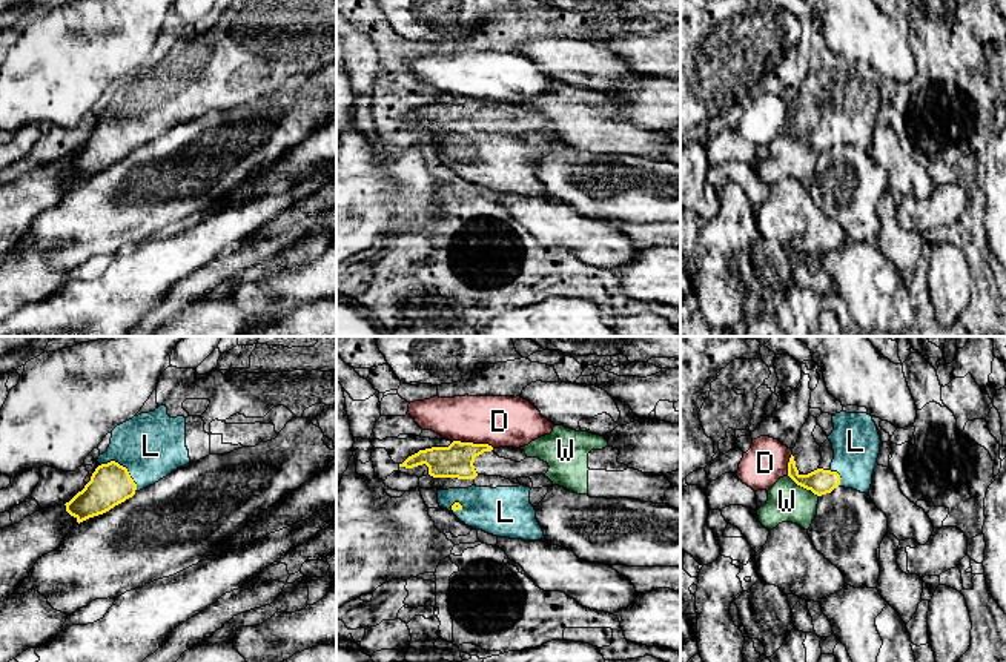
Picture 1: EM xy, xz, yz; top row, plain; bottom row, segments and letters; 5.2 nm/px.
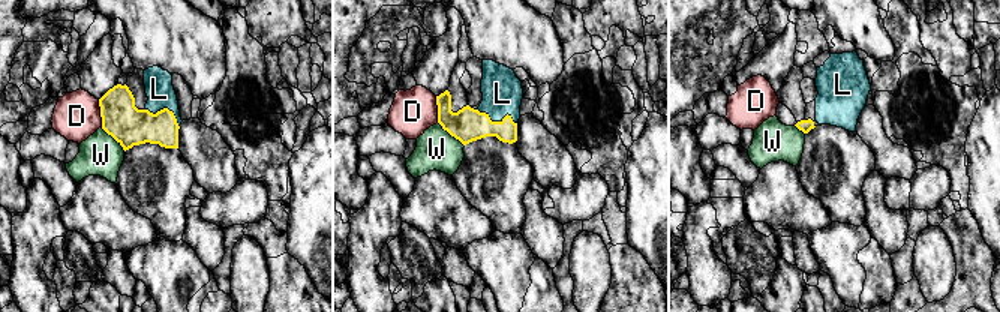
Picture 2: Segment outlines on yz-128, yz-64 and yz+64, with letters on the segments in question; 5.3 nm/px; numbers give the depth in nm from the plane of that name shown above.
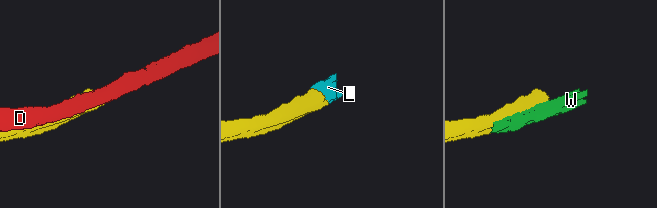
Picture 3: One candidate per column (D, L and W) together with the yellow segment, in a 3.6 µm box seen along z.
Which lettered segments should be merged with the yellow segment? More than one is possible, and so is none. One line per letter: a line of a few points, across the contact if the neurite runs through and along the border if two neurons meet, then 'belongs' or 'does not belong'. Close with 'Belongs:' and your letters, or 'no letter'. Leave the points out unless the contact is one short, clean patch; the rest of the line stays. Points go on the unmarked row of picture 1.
D: does not belong
L: line xy (111, 140), (125, 123), (151, 102); belongs
W: does not belong
Belongs: L

